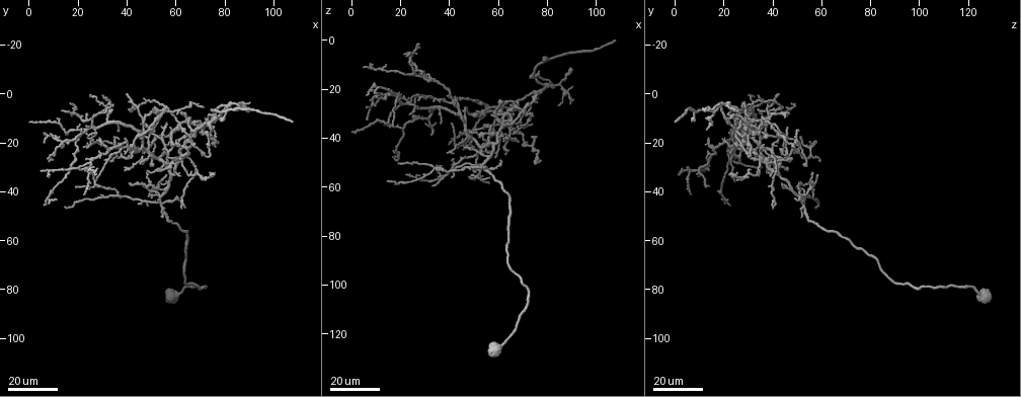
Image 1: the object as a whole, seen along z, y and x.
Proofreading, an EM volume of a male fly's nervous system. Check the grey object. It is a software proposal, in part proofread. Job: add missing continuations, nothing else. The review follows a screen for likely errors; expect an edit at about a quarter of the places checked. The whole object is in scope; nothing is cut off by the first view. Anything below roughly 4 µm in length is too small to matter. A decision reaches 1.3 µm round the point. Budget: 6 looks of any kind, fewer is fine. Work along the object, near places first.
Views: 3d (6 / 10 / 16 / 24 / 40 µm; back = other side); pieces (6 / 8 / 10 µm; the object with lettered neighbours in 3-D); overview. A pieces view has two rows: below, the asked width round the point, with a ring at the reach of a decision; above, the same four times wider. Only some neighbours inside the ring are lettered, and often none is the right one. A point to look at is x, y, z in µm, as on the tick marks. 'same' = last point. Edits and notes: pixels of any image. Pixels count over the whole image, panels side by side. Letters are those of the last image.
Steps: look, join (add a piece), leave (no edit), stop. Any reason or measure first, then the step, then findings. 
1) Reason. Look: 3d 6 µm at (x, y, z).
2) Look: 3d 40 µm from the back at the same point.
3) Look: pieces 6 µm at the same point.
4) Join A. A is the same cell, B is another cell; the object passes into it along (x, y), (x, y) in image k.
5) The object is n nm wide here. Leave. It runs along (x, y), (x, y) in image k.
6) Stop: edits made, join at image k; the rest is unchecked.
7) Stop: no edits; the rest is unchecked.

Free end. Look: 3d 16 µm at (9, 26, 27).

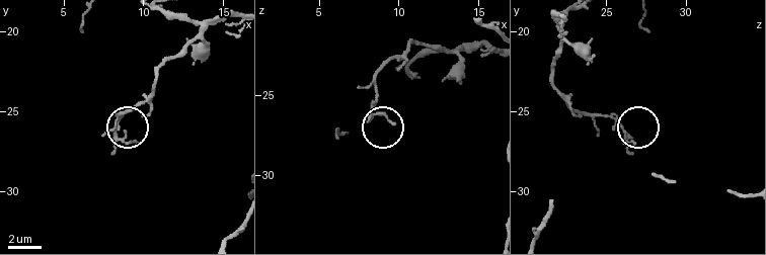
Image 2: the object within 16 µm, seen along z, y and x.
See the neighbours. Look: pieces 6 µm at (9.6, 26.9, 26.8).

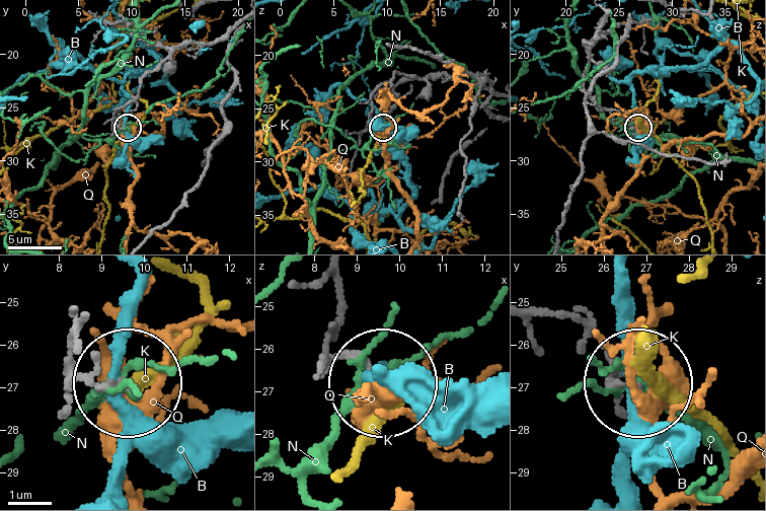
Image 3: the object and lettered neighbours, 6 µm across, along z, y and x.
Leave. B, K, N and Q are other cells; none of them fits.

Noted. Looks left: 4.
Long arm stops here. Look: 3d 16 µm at (27, 36, 25).

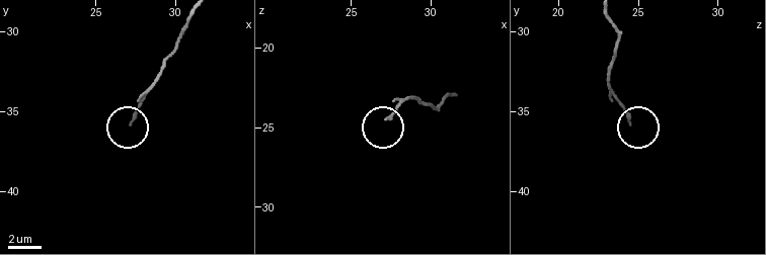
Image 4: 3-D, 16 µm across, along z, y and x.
Look: pieces 6 µm at (27.3, 35.7, 24.3).

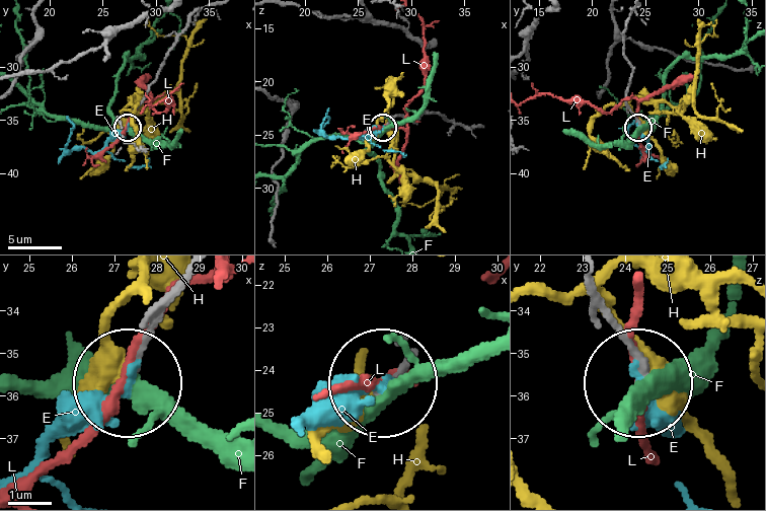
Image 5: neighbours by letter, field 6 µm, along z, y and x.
Leave. E, F, H and L are other cells; it runs along (195, 274), (130, 379) in image 5; no lettered piece goes on from it.

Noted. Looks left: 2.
An open end. Look: 3d 16 µm at (78, 11, 7).

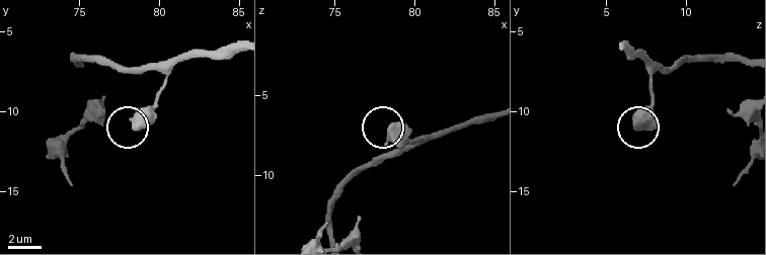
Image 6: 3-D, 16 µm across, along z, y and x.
Look: pieces 10 µm at (78.4, 11.0, 7.1).

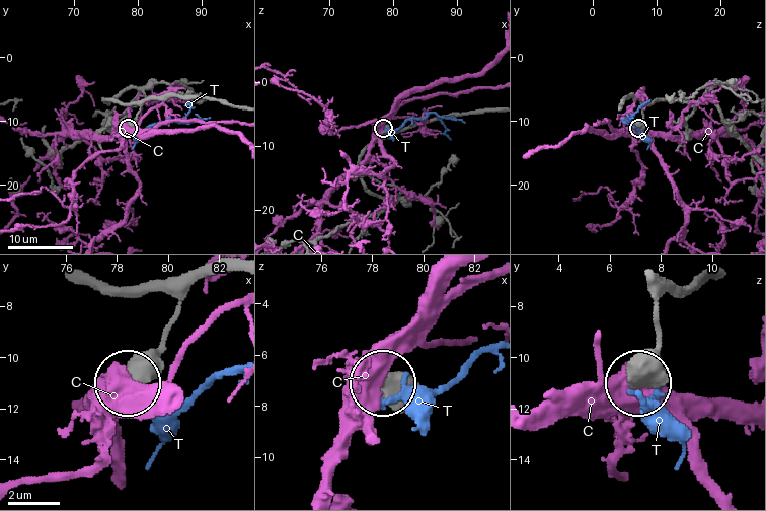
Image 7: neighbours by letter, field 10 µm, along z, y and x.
Leave. C and T are other cells; no lettered piece goes on from it.

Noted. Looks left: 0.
Stop: no edits; the rest is unchecked.

